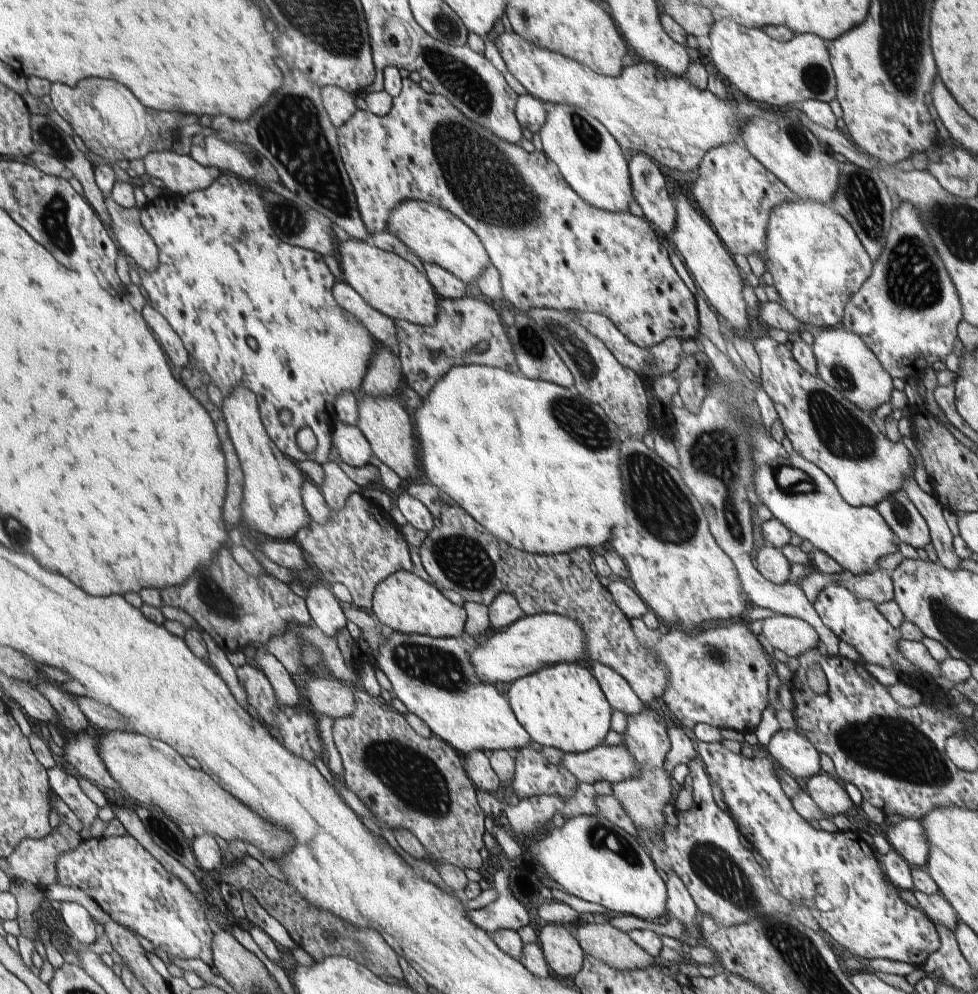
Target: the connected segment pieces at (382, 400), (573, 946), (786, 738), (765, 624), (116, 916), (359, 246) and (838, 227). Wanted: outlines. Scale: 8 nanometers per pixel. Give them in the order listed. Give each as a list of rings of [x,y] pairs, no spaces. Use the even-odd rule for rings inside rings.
[[[360,392],[357,398],[360,417],[357,426],[369,440],[374,456],[400,474],[400,478],[404,480],[416,478],[418,460],[416,460],[416,440],[410,414],[391,397],[373,397]]]
[[[546,924],[537,937],[547,966],[562,978],[574,977],[582,970],[583,948],[579,942],[558,924]]]
[[[779,729],[765,750],[786,773],[798,781],[811,778],[821,770],[820,753],[794,730]]]
[[[776,615],[762,620],[762,635],[771,649],[778,649],[788,657],[798,657],[810,648],[818,648],[820,638],[816,630],[796,617]]]
[[[126,834],[126,836],[82,839],[70,852],[60,854],[60,858],[56,860],[56,869],[57,884],[84,890],[114,922],[130,928],[138,936],[153,943],[154,947],[182,960],[201,959],[210,968],[213,966],[212,930],[206,920],[206,908],[174,874],[167,872],[152,853],[144,850],[134,837]]]
[[[350,239],[338,241],[335,255],[343,272],[344,280],[376,310],[396,320],[408,320],[420,326],[434,326],[440,316],[440,303],[434,285],[426,274],[418,271],[404,257],[378,248],[374,244]]]
[[[798,198],[772,208],[764,266],[772,275],[780,298],[777,302],[798,322],[816,331],[842,323],[844,308],[872,274],[873,261],[852,226],[829,204]]]

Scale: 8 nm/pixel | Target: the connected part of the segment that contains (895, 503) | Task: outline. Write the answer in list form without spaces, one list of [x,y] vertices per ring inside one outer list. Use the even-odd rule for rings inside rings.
[[[902,490],[884,498],[875,509],[892,528],[898,542],[909,544],[914,549],[924,549],[924,546],[930,544],[927,523]]]

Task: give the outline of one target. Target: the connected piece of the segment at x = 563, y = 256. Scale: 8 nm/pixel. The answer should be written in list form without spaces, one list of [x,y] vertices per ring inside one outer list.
[[[402,78],[402,92],[393,98],[390,112],[386,116],[379,117],[370,111],[358,110],[339,129],[339,148],[343,163],[346,165],[347,172],[350,174],[351,185],[355,191],[355,199],[358,201],[359,213],[367,231],[373,235],[388,228],[389,217],[392,212],[407,200],[424,201],[430,204],[441,206],[455,213],[460,220],[463,220],[483,242],[487,248],[488,258],[500,276],[500,288],[504,298],[522,313],[528,313],[530,308],[550,308],[552,310],[568,311],[571,313],[594,312],[606,316],[615,326],[628,338],[629,342],[639,345],[644,349],[648,346],[656,346],[662,340],[667,340],[674,336],[681,342],[694,339],[699,336],[699,310],[695,296],[684,284],[679,272],[674,270],[675,266],[668,260],[668,250],[662,246],[658,240],[658,234],[650,226],[646,218],[628,214],[628,212],[607,212],[584,201],[558,172],[559,168],[554,166],[554,162],[548,165],[547,156],[544,152],[534,151],[528,153],[522,146],[510,144],[498,136],[494,136],[490,130],[484,126],[476,124],[470,117],[467,117],[455,104],[452,104],[446,97],[438,93],[426,94],[418,83],[414,83],[408,78]]]

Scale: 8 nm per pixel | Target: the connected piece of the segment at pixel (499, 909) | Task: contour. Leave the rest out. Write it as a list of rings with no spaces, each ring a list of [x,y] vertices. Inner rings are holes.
[[[499,868],[494,874],[492,886],[498,896],[496,899],[480,910],[468,910],[470,918],[478,928],[484,928],[492,935],[496,930],[516,930],[528,925],[528,912],[526,908],[514,898],[509,885],[510,874]]]

